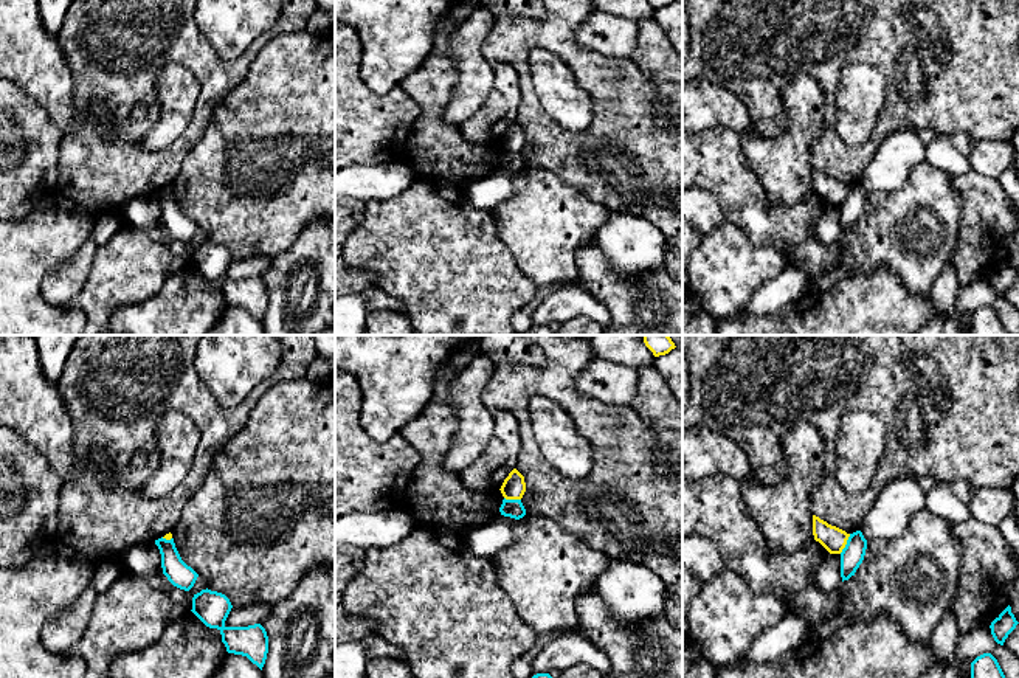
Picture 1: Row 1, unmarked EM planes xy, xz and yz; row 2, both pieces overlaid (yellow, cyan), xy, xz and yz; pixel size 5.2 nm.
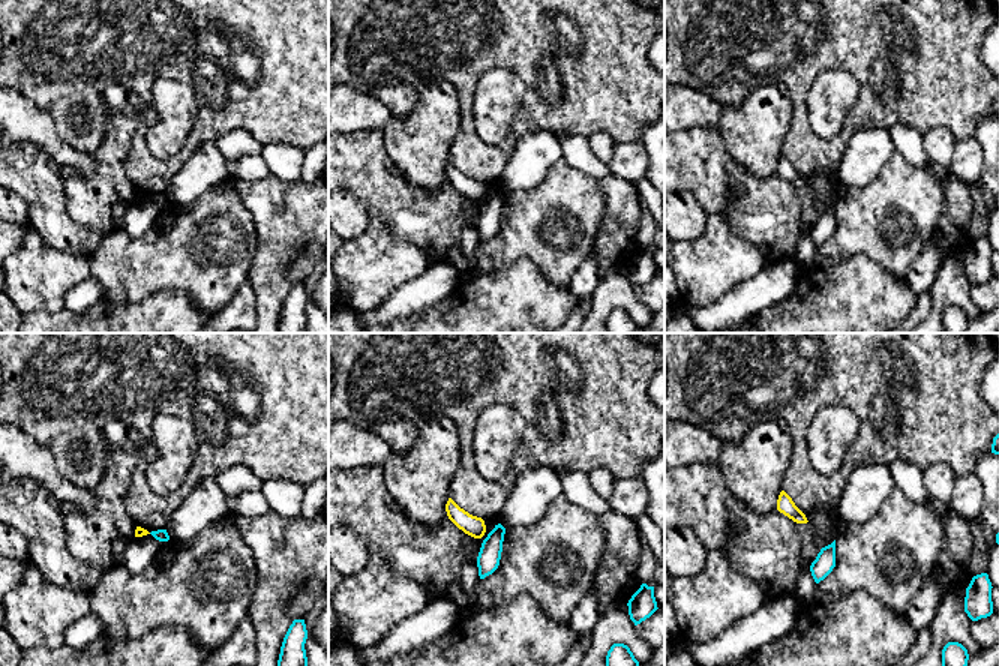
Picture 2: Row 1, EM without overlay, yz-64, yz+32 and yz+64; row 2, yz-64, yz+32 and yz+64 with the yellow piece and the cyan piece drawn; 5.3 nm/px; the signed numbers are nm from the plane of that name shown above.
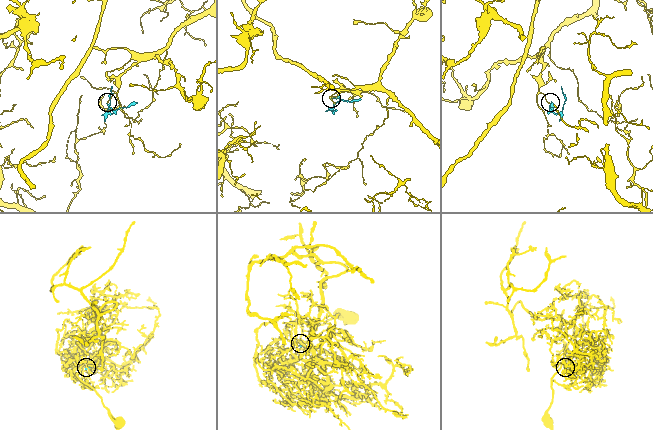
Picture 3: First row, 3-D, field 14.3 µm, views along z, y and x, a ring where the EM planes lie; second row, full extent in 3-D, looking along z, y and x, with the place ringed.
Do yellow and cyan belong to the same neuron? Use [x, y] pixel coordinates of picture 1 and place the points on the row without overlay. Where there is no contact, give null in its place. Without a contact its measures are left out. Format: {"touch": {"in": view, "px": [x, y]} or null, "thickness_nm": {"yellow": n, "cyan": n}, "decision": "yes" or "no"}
{"touch": {"in": "yz", "px": [846, 196]}, "thickness_nm": {"yellow": 130, "cyan": 120}, "decision": "no"}

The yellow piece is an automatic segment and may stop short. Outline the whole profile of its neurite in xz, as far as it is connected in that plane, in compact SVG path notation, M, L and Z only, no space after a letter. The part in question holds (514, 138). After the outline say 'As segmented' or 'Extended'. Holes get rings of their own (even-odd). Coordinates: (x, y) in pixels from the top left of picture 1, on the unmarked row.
M513 121L504 132L499 143L506 152L521 152L526 144L524 129Z. As segmented

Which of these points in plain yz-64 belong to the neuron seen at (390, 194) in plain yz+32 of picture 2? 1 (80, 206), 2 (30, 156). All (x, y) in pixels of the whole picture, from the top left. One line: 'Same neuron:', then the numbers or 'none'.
Same neuron: 2

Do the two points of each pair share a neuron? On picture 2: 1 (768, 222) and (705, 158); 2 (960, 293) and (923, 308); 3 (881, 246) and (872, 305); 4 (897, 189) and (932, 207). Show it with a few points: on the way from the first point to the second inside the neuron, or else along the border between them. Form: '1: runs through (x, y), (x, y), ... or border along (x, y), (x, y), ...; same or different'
1: runs through (762, 203), (732, 171), (725, 170); same
2: border along (930, 290), (930, 312), (926, 317); different
3: border along (843, 260), (866, 254), (893, 276), (905, 279); different
4: runs through (906, 198), (911, 203), (923, 204); same

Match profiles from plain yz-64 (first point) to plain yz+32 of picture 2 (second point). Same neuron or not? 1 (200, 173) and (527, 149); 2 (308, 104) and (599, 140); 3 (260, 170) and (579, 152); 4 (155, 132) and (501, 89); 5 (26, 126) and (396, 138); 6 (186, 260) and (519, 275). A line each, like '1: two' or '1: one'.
1: one
2: two
3: one
4: one
5: two
6: two

